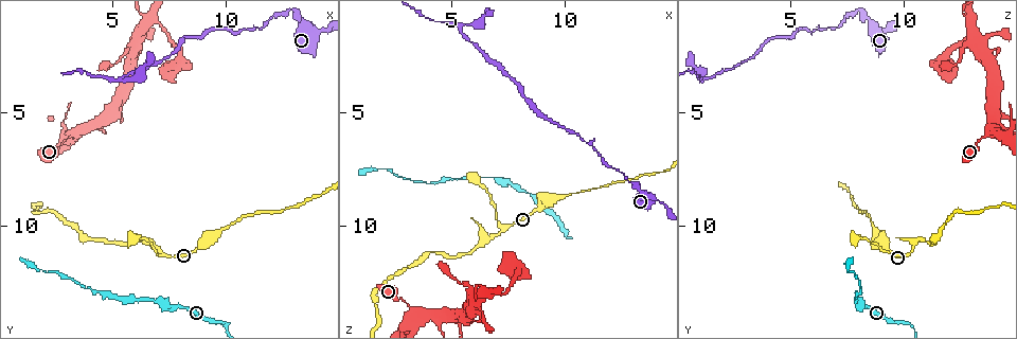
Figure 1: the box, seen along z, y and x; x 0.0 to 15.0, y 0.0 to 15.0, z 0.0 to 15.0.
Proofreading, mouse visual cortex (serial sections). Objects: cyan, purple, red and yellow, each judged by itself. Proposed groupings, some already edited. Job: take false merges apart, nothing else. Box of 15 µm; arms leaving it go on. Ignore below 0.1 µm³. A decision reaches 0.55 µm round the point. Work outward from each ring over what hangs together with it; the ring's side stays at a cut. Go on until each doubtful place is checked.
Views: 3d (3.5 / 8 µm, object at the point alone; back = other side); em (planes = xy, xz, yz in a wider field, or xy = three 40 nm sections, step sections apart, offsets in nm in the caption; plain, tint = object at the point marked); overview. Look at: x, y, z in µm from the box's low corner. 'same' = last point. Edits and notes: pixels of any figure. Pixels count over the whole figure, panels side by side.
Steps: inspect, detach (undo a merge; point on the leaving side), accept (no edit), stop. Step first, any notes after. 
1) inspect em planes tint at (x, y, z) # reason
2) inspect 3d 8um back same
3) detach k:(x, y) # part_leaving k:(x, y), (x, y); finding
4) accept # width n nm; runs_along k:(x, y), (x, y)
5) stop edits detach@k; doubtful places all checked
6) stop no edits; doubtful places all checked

inspect 3d 3.5um at (7.2, 11.3, 10.0)

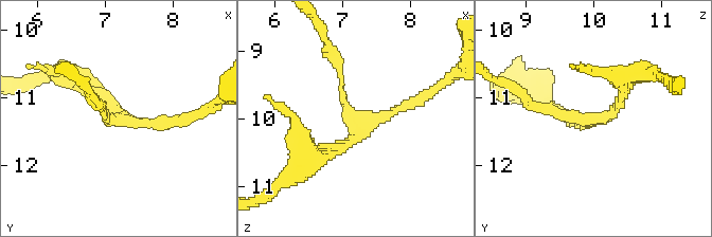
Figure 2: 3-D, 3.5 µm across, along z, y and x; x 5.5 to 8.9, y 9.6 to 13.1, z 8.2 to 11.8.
accept # arm_widths 150, 150, 200 nm; runs_along 2:(415, 101), (357, 120), (344, 106), (335, 54); all the same cell

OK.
inspect 3d 8um back at (6.6, 13.3, 7.8) # a narrow waist

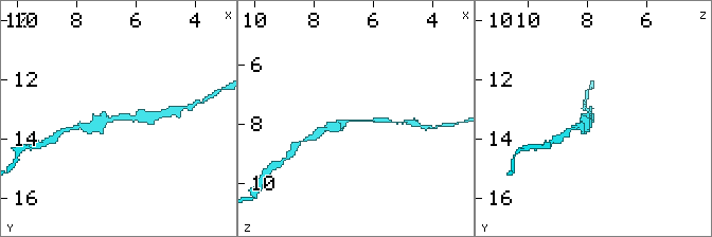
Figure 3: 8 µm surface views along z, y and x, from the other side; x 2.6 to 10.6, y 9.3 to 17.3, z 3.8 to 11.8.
inspect em xy step 2 tint at (6.5, 13.4, 7.9)

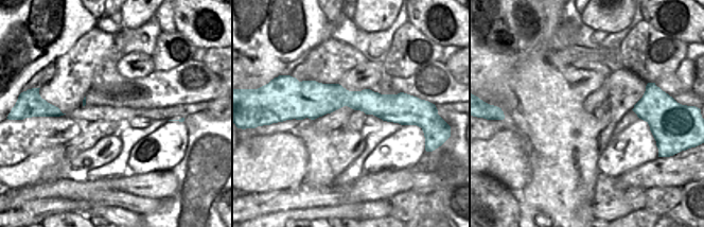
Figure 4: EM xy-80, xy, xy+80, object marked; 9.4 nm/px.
accept # runs_along 3:(92, 126), (101, 120), (153, 119); continuous, no second cell

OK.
inspect 3d 3.5um at (5.4, 3.6, 1.3) # sharp bend

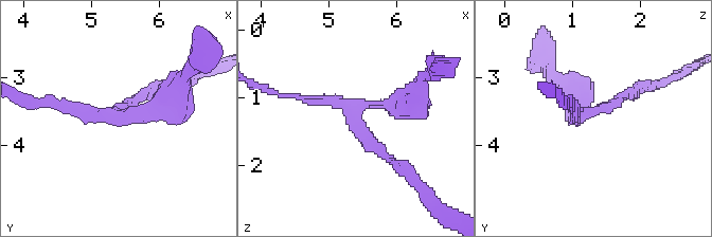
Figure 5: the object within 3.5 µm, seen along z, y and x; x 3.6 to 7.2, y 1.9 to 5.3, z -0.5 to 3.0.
inspect em xy step 1 tint at (5.35, 3.50, 1.15) # arms 3; arm_widths 100, 150, 250 nm

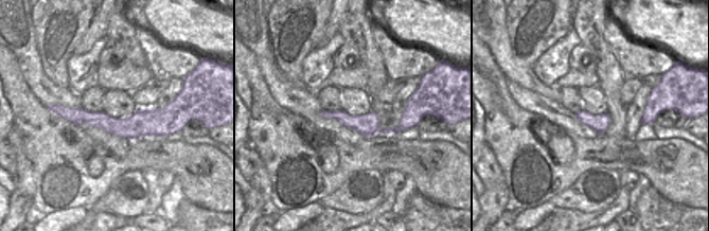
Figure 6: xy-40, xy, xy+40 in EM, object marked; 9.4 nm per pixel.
accept # width 220 nm; runs_along 6:(60, 110), (111, 125), (171, 125); continuous, no second cell

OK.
stop no edits; doubtful places all checked

